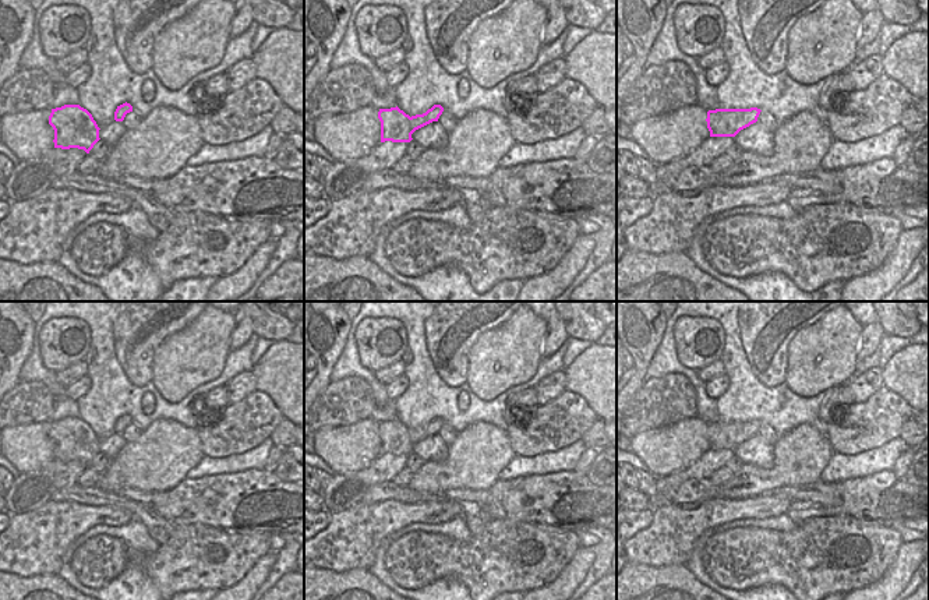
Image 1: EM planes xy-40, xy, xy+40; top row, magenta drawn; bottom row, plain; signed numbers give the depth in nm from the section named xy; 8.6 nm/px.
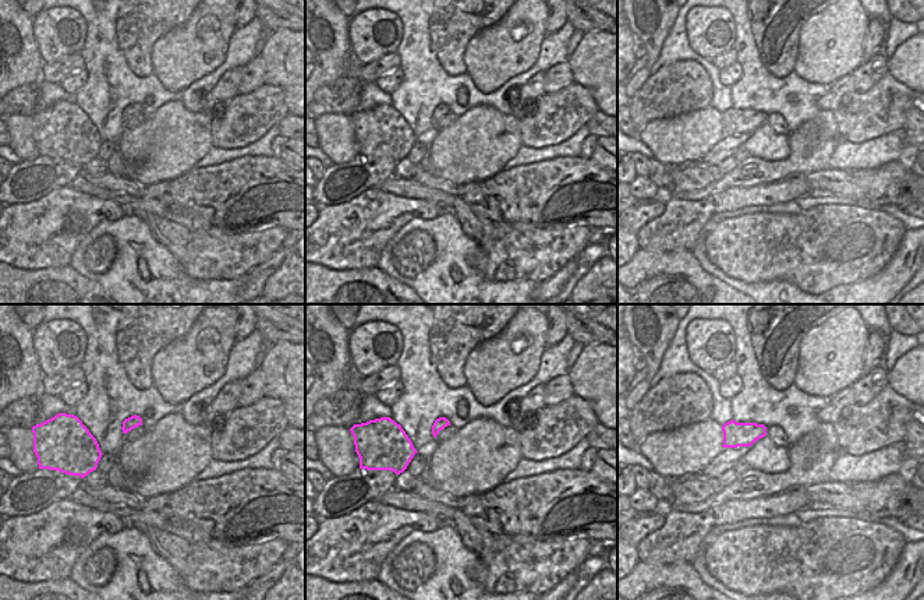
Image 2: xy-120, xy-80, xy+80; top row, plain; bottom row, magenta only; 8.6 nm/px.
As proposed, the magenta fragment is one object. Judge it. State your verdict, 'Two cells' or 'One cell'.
Two cells

